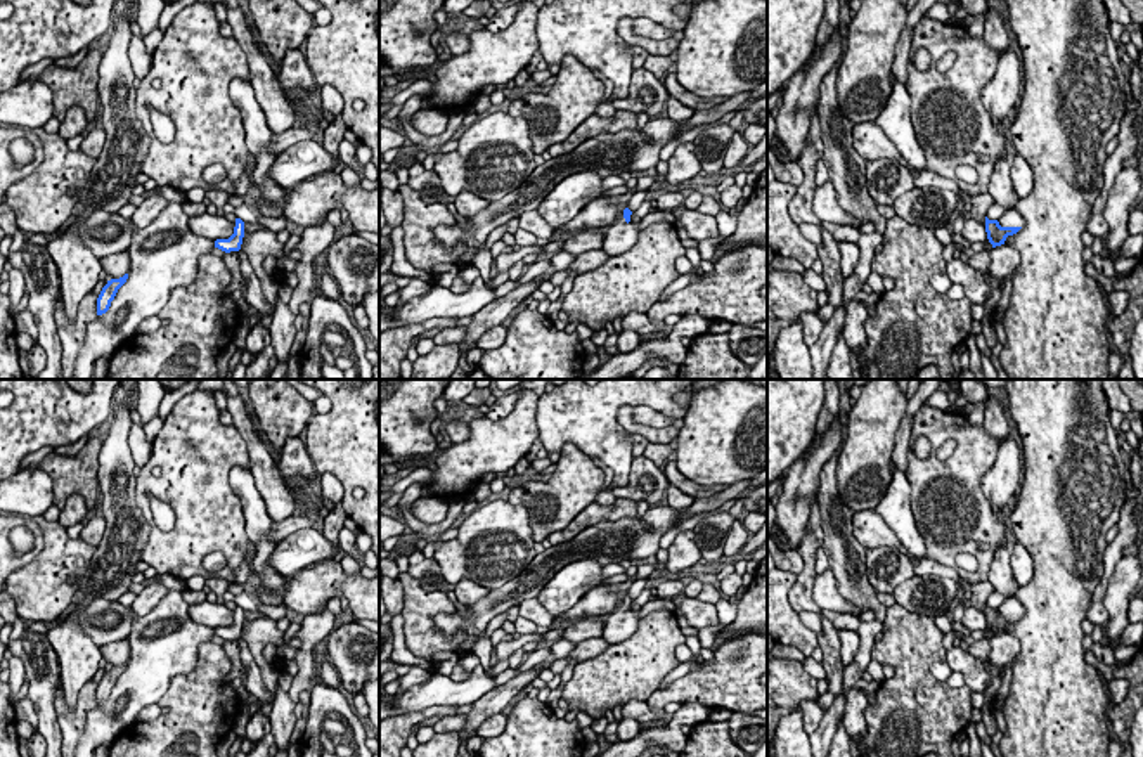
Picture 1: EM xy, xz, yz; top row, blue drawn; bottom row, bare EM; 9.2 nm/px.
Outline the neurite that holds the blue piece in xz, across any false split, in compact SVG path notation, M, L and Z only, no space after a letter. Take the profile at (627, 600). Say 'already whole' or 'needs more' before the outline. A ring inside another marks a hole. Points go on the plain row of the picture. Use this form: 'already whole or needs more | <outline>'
needs more | M629 596L623 598L623 605L611 611L610 618L606 620L603 637L610 643L620 643L630 637L637 631L639 620L653 610L675 610L672 599L653 599L648 601L637 613L630 610L632 599Z

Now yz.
needs more | M1015 596L1006 598L999 608L985 605L985 620L992 636L1004 632L1006 625L1017 622L1024 613L1025 608Z

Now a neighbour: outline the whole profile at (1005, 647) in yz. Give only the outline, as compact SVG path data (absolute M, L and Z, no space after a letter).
M1006 632L996 634L991 639L991 662L999 669L999 679L1004 669L1020 653L1020 641Z

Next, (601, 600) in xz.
M636 575L629 577L625 582L620 584L603 584L599 587L591 589L575 606L566 610L561 615L561 620L558 624L551 624L551 629L559 629L561 636L563 632L573 625L577 620L584 617L597 617L611 613L618 601L623 601L623 598L629 592L629 587L636 582Z

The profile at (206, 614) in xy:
M222 603L189 605L189 617L206 627L229 627L234 622L234 613Z

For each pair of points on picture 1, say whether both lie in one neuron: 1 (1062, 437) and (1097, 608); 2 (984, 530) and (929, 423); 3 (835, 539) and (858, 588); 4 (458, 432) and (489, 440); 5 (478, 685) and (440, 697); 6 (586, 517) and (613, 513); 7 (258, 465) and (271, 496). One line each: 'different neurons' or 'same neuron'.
1: different neurons
2: same neuron
3: same neuron
4: different neurons
5: same neuron
6: same neuron
7: same neuron

